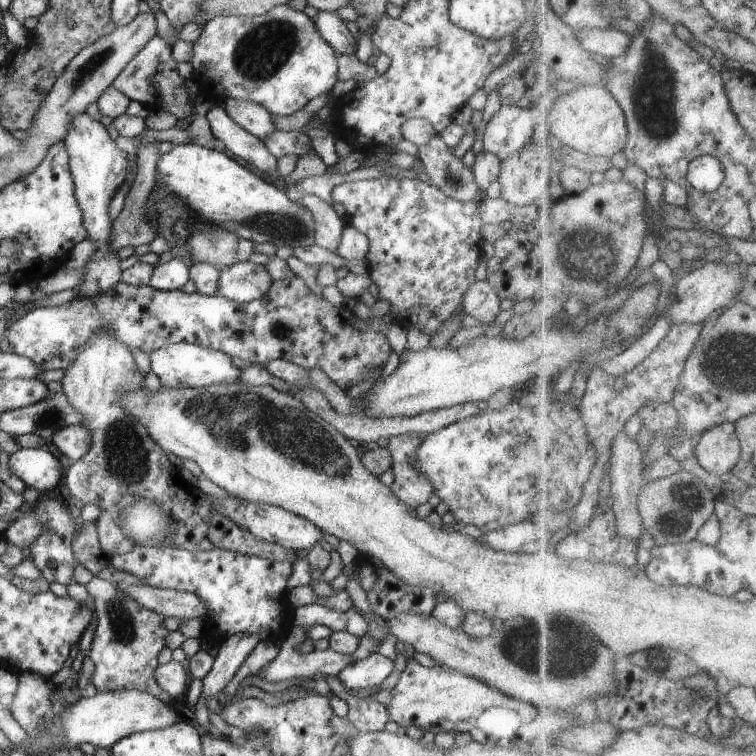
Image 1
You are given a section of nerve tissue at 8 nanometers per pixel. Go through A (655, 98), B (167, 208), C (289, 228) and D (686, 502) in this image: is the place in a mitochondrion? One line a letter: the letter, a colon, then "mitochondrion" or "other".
A: mitochondrion
B: mitochondrion
C: mitochondrion
D: mitochondrion

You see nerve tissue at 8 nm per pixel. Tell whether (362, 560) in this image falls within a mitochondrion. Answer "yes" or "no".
no

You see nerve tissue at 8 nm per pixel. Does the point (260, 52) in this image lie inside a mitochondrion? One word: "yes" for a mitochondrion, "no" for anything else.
yes

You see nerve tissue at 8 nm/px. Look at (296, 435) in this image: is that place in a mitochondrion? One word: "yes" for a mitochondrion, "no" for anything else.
yes

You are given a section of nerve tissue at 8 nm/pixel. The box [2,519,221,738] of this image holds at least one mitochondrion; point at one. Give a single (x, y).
(122, 624)

